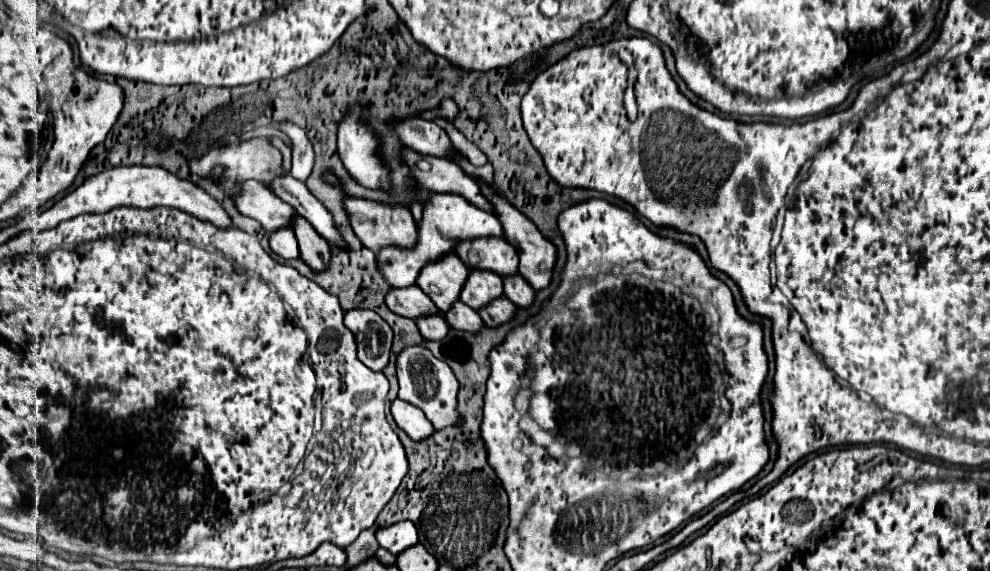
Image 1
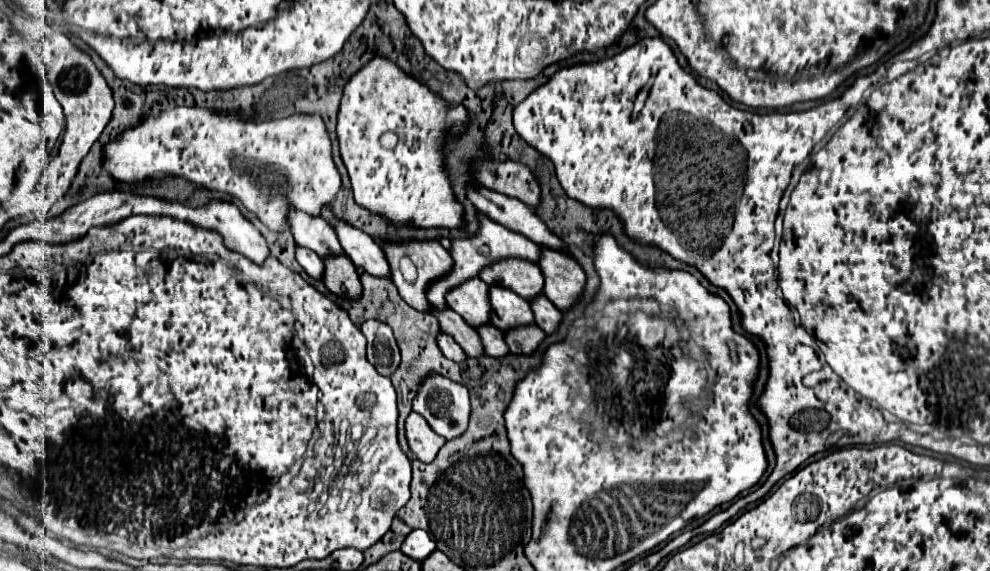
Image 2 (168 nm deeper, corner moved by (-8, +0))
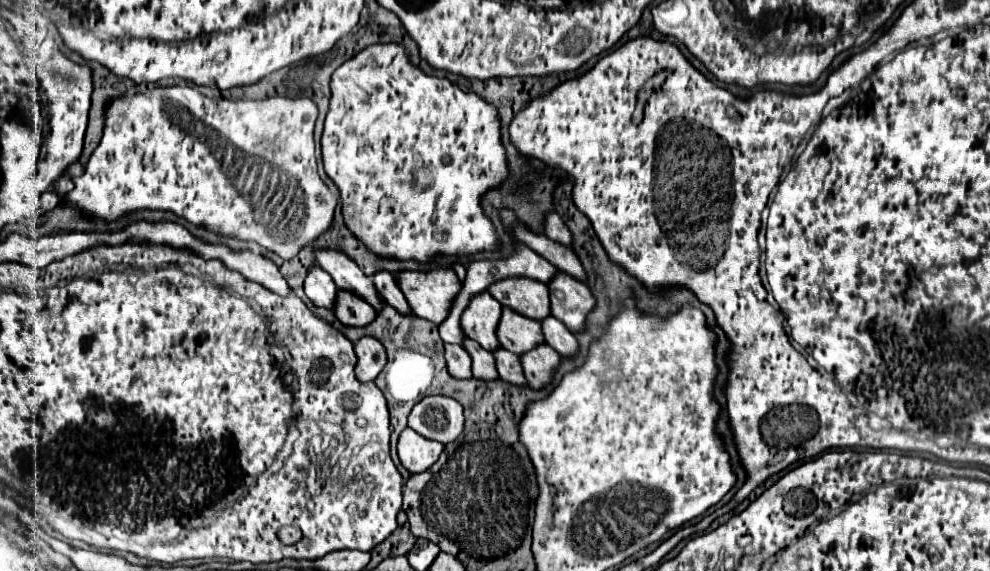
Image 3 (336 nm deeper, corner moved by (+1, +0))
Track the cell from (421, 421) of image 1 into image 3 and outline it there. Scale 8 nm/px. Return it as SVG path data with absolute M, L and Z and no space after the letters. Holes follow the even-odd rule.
M405 428L399 436L397 450L399 450L401 464L411 474L417 474L417 472L425 472L439 458L443 444L439 444L435 440L431 442L431 440L419 436L415 430Z

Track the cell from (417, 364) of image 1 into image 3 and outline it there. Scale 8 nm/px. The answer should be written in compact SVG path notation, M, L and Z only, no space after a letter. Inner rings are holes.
M425 396L409 414L409 428L441 444L453 442L463 432L463 406L449 396Z

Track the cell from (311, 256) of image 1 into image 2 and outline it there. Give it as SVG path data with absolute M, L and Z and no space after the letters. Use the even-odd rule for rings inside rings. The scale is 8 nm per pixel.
M336 256L336 260L324 260L324 262L326 262L326 274L324 274L326 288L340 298L346 296L350 300L358 300L362 294L362 284L356 266L346 256Z

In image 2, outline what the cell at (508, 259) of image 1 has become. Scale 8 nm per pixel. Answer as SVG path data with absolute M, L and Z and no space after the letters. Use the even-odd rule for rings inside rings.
M504 260L504 264L492 264L492 268L486 268L480 278L488 286L504 286L528 302L538 298L544 288L540 266L528 264L526 260Z

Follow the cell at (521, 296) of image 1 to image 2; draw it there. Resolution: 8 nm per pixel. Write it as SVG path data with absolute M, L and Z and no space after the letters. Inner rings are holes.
M538 296L536 300L532 300L532 310L534 310L534 318L536 324L546 332L546 334L554 334L560 328L562 322L562 312L546 298L546 296Z

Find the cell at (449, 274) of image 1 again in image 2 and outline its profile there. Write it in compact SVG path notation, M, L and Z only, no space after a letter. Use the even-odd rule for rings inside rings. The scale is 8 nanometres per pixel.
M480 278L468 280L468 284L460 284L448 294L448 304L454 312L458 312L468 324L480 328L490 322L490 286L484 284Z

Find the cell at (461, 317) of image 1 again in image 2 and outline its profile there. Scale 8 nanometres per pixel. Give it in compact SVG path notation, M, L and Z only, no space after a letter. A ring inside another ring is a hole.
M484 324L484 328L478 328L478 334L482 338L482 344L484 344L484 350L488 356L504 358L510 354L508 344L504 342L504 334L498 328L494 328L492 324Z

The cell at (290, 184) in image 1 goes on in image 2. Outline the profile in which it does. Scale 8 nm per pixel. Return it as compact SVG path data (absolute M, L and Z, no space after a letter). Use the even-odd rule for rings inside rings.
M330 208L324 210L322 218L326 218L336 228L340 244L356 268L362 268L364 272L368 272L376 278L390 278L392 276L386 254L384 254L382 246L372 236L368 236L366 232L334 218Z

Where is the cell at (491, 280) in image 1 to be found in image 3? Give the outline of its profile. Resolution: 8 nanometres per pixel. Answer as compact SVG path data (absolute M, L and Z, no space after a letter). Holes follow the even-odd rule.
M503 308L503 318L499 320L497 336L499 344L517 356L545 342L541 324L537 320L527 320L527 316L511 312L511 308Z

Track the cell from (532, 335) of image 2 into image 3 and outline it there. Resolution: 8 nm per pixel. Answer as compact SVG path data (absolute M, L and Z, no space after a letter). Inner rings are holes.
M539 344L533 350L519 356L519 360L523 366L523 374L527 382L531 384L531 388L541 388L551 380L553 370L559 364L559 354L551 346Z

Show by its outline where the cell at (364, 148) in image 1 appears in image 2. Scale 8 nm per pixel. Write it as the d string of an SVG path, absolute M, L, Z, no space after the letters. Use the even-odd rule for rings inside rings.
M374 56L366 66L362 66L348 84L344 86L340 112L338 112L338 142L340 156L348 170L354 200L358 206L366 208L370 214L386 218L394 226L414 226L414 228L464 228L464 206L456 200L448 170L444 166L444 148L448 138L462 136L470 124L472 116L464 106L452 106L448 100L440 98L428 86L406 74L390 58ZM384 132L394 132L398 144L394 148L384 148L380 136Z

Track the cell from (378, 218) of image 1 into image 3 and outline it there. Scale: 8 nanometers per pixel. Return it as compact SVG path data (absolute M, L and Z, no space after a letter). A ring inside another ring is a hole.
M445 266L433 268L433 272L401 270L395 278L407 304L411 304L411 312L433 324L445 320L455 294L461 290L457 274Z

